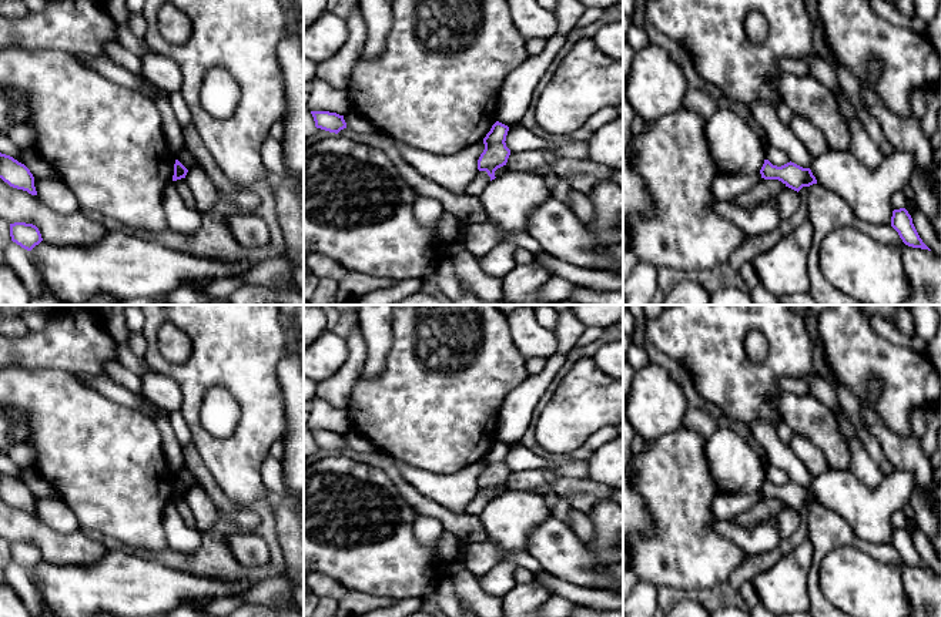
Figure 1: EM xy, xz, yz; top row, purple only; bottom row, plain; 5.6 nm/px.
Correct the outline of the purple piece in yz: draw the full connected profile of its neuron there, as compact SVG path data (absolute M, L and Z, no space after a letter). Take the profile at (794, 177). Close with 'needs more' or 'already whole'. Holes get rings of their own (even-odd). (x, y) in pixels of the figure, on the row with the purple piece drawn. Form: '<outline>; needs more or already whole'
M764 160L760 174L761 174L761 178L778 180L786 187L797 192L803 187L810 187L813 184L817 184L817 180L813 175L810 168L803 168L791 161L781 167L777 167L777 165L773 165L768 160Z; already whole

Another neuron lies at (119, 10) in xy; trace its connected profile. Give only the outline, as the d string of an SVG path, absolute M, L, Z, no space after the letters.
M106 0L106 10L114 23L123 24L127 27L130 10L125 0Z

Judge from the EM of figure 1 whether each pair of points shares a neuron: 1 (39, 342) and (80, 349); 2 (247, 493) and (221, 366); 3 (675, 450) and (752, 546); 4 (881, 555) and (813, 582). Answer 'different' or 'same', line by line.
1: same
2: same
3: different
4: same

